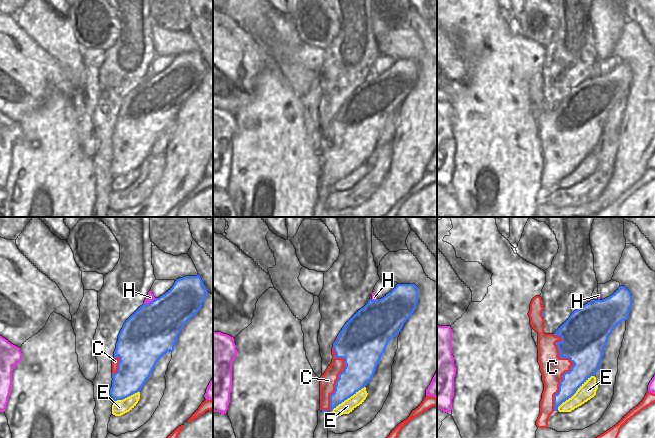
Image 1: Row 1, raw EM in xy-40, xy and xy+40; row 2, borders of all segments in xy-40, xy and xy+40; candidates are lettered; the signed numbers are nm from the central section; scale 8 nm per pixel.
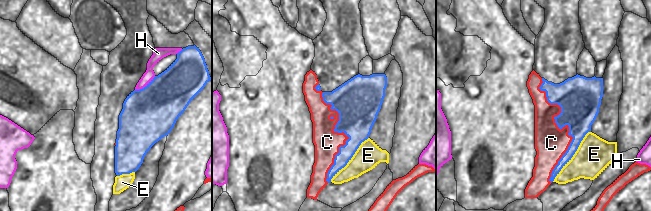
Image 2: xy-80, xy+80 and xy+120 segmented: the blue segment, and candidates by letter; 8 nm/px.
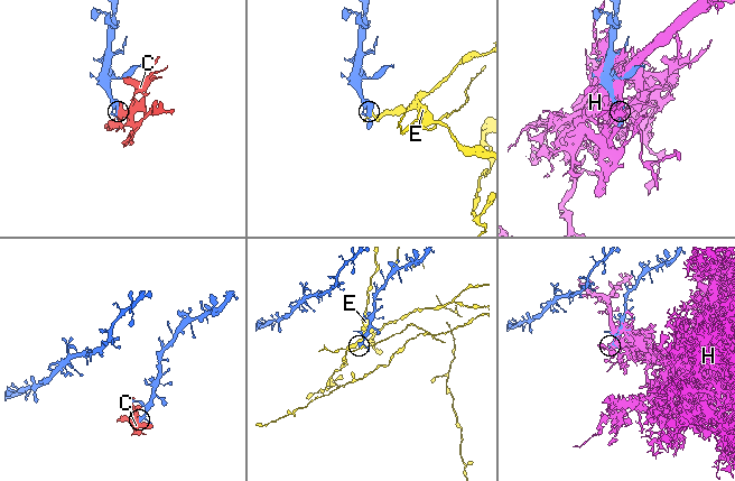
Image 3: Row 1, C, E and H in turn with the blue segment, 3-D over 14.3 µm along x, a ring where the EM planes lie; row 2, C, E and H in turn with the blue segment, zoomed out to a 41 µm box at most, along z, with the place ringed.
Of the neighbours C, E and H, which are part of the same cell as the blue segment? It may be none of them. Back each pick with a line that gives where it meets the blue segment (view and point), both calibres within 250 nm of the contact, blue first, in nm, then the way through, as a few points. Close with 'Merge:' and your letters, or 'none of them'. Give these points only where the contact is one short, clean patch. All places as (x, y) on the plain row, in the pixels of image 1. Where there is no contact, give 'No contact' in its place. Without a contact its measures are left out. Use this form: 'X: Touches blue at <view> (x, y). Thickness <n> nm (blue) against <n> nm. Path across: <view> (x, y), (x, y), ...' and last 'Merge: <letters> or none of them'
Merge: none of them

